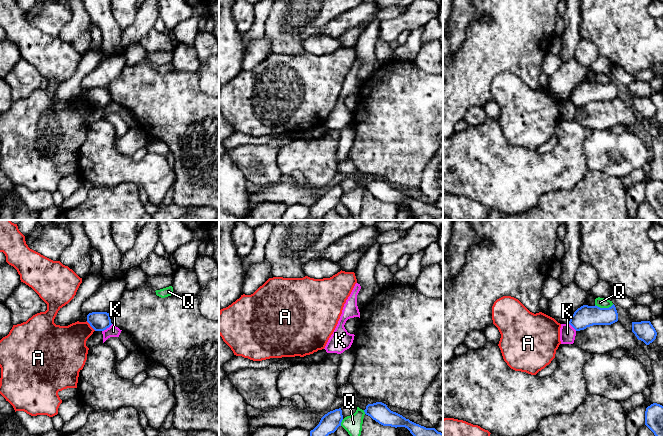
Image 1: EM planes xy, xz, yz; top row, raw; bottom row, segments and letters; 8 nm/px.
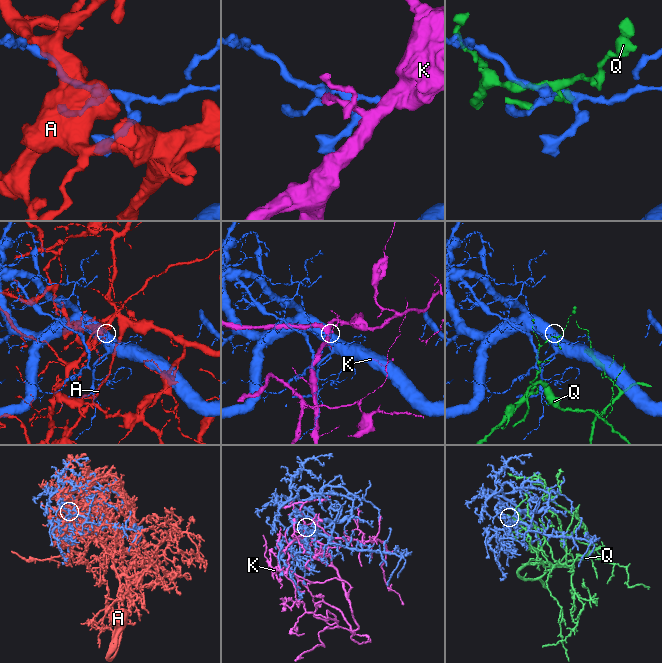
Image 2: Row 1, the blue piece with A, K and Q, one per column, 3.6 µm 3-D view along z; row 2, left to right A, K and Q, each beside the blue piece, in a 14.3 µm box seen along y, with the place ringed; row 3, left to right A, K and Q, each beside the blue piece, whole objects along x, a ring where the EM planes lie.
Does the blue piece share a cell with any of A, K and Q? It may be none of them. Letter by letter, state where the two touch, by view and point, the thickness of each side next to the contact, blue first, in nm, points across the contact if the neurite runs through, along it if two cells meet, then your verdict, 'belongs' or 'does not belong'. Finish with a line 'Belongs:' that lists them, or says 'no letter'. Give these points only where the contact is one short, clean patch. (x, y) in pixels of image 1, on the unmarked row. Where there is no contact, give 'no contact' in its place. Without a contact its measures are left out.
A: xy (91, 102) | 160/300 nm | does not belong
K: xy (107, 103) | 160/90 nm | does not belong
Q: yz (604, 84) | 170/80 nm | does not belong
Belongs: no letter

